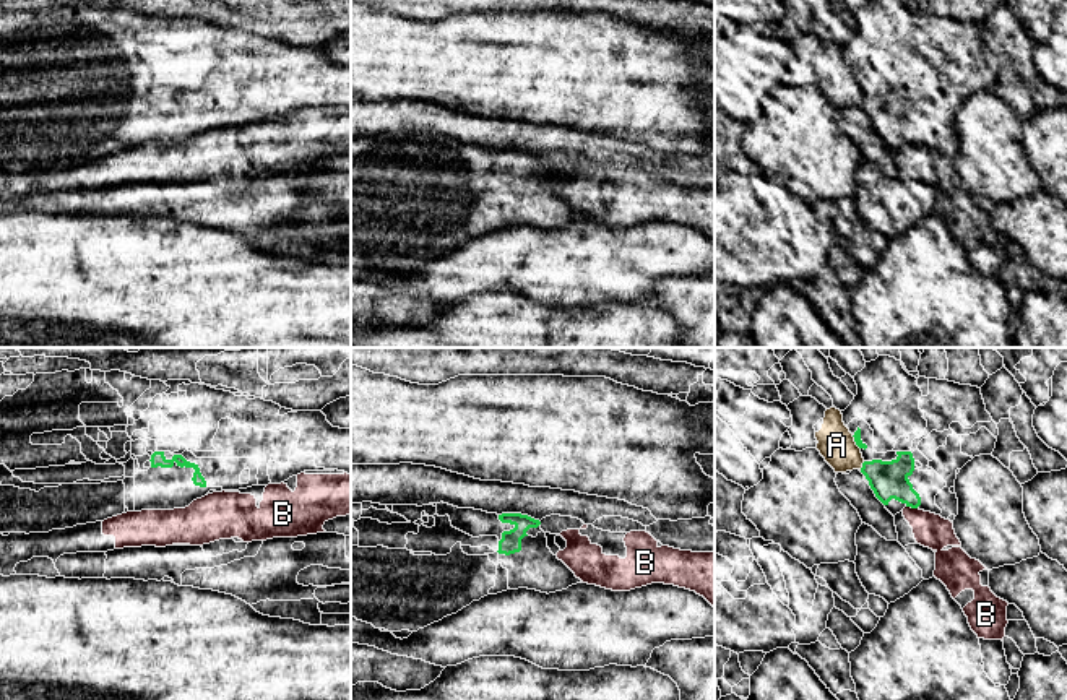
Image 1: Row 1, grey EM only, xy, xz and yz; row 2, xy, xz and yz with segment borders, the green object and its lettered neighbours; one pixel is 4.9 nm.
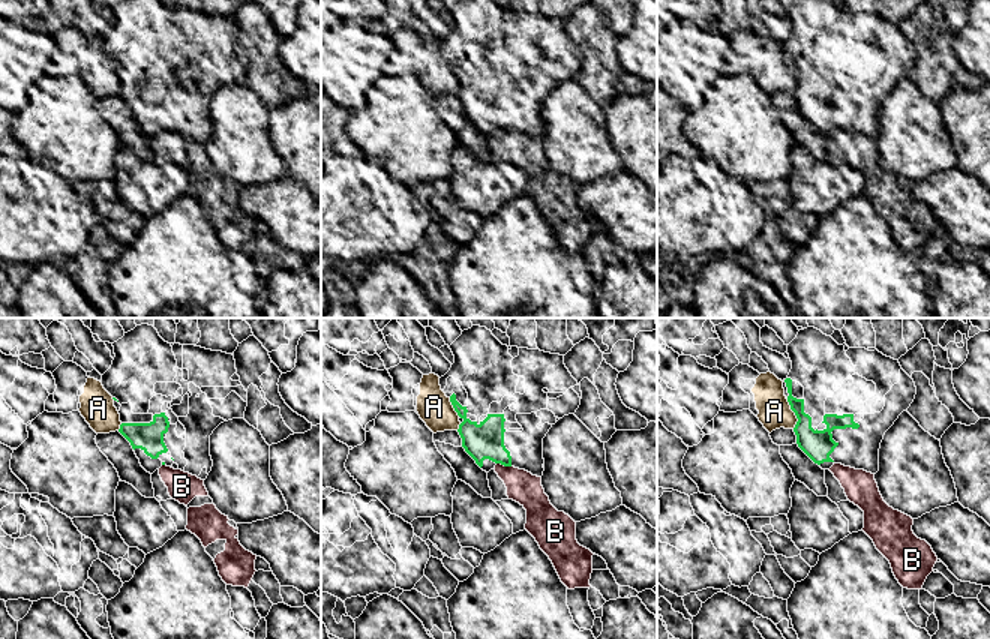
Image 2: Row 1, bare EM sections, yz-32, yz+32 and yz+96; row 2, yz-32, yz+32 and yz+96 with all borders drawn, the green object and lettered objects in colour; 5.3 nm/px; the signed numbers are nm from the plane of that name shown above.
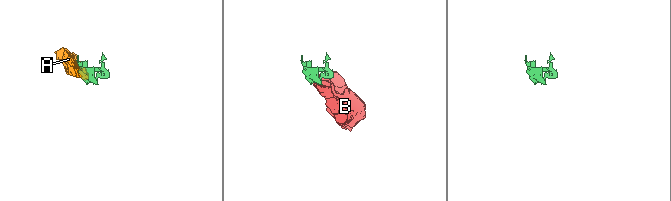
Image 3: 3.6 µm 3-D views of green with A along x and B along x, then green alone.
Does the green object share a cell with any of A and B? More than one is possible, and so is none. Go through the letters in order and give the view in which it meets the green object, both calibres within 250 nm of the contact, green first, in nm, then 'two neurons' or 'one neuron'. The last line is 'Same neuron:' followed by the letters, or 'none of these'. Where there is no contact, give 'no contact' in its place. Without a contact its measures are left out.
A: yz | 190/180 nm | two neurons
B: yz | 190/170 nm | two neurons
Same neuron: none of these

